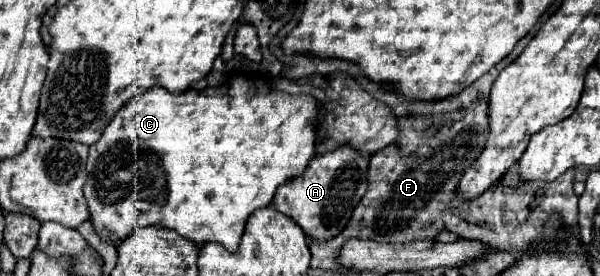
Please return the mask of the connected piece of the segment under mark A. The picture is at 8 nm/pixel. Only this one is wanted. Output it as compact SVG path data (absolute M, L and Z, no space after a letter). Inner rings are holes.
M341 145L335 151L315 155L301 175L289 179L275 191L275 209L295 219L309 237L331 239L347 225L353 209L367 191L369 159L369 153L355 151L349 145Z

